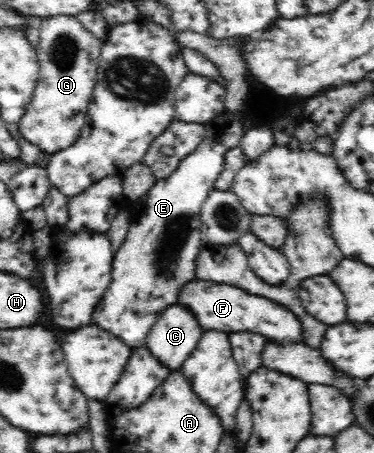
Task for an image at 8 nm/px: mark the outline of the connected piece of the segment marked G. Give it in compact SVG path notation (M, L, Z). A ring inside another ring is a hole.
M75 16L42 19L37 57L40 76L30 104L19 120L20 136L40 150L54 154L74 144L87 119L87 108L97 83L98 57L103 41L90 33Z

